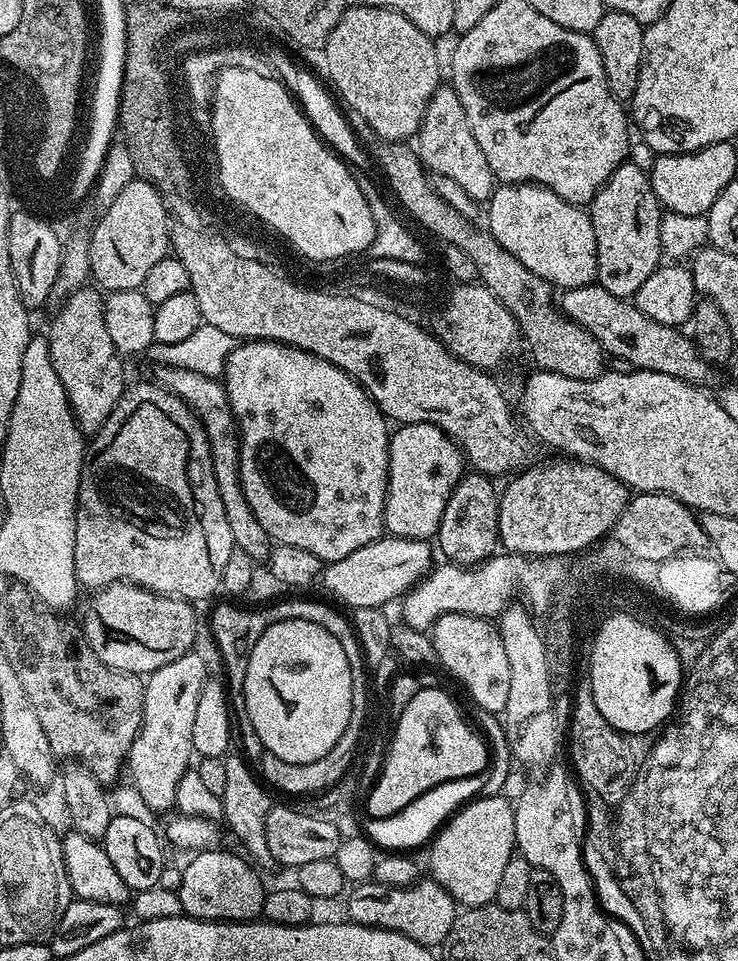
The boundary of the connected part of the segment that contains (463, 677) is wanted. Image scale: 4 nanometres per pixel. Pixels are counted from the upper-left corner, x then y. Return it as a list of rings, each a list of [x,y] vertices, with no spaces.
[[[442,614],[430,629],[436,660],[477,704],[477,709],[493,714],[503,713],[510,694],[510,662],[502,646],[499,627],[491,619],[470,614]]]

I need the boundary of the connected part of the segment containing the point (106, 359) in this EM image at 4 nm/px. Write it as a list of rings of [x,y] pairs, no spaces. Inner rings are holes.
[[[85,286],[79,288],[51,317],[52,325],[46,329],[49,344],[50,362],[61,379],[62,386],[68,395],[69,406],[77,426],[85,437],[91,438],[99,432],[100,427],[110,418],[114,406],[118,406],[118,398],[126,387],[124,381],[124,364],[121,353],[117,352],[114,342],[110,342],[110,334],[106,330],[104,317],[104,296],[95,287]]]

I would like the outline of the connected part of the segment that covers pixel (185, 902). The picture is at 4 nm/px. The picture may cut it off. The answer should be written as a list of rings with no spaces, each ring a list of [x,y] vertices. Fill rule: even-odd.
[[[201,850],[191,857],[188,865],[183,865],[182,882],[178,889],[183,915],[196,920],[213,920],[227,924],[246,924],[256,922],[264,915],[264,893],[266,885],[260,881],[261,873],[243,855],[235,856],[232,852],[221,850]]]

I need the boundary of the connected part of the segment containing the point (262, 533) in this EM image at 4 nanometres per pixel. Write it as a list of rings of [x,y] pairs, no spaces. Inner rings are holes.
[[[163,366],[155,370],[155,383],[183,400],[195,412],[208,435],[208,449],[213,454],[218,495],[222,498],[223,509],[226,510],[227,522],[234,534],[236,547],[246,550],[246,554],[250,554],[252,560],[263,561],[270,551],[270,538],[266,530],[262,530],[258,518],[254,518],[254,510],[250,510],[250,502],[246,502],[246,494],[240,485],[240,430],[236,427],[236,419],[230,410],[223,383],[217,377],[207,377],[206,374],[196,374],[191,370]]]

